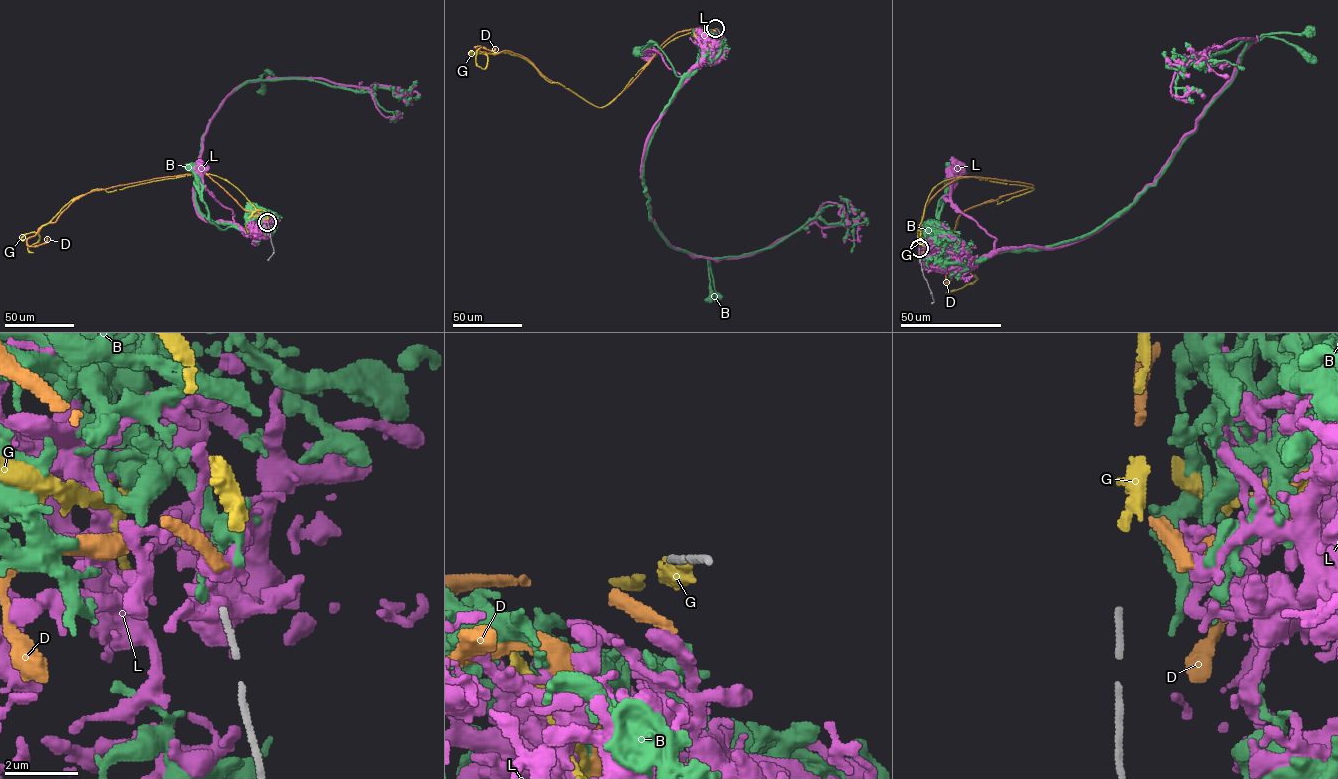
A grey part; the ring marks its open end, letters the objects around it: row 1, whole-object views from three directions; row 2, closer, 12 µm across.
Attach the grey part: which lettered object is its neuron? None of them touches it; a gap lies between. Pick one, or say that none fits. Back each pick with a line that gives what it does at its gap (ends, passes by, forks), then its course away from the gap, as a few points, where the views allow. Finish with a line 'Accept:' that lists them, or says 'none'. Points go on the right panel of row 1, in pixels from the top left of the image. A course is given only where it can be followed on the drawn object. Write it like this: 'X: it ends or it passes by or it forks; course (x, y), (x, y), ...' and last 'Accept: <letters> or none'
Accept: none

